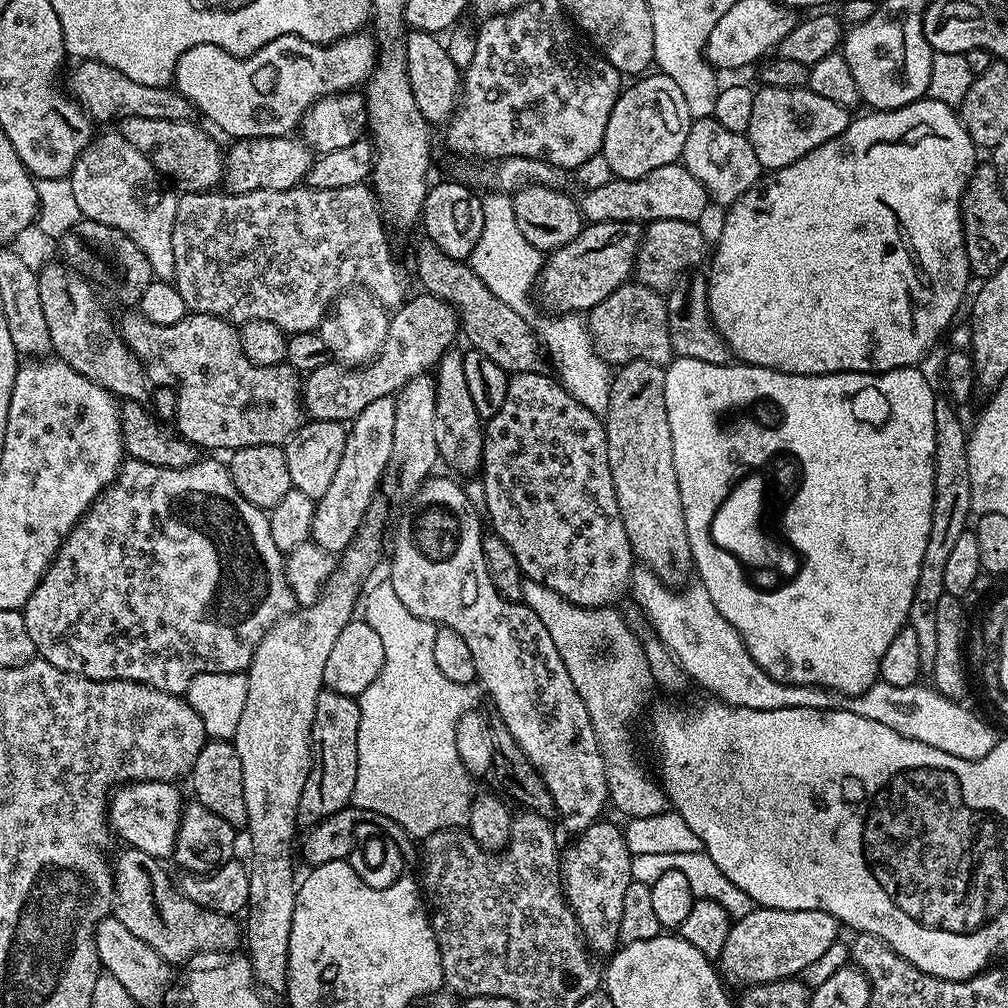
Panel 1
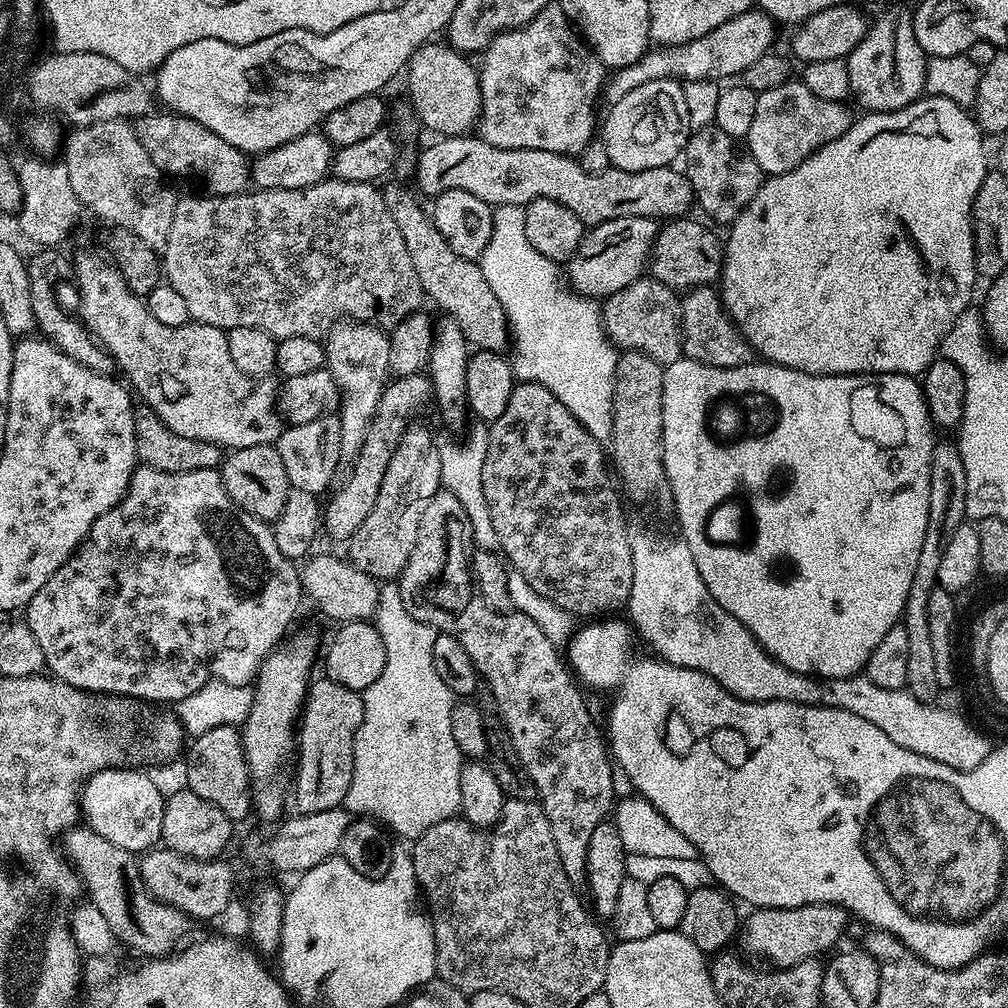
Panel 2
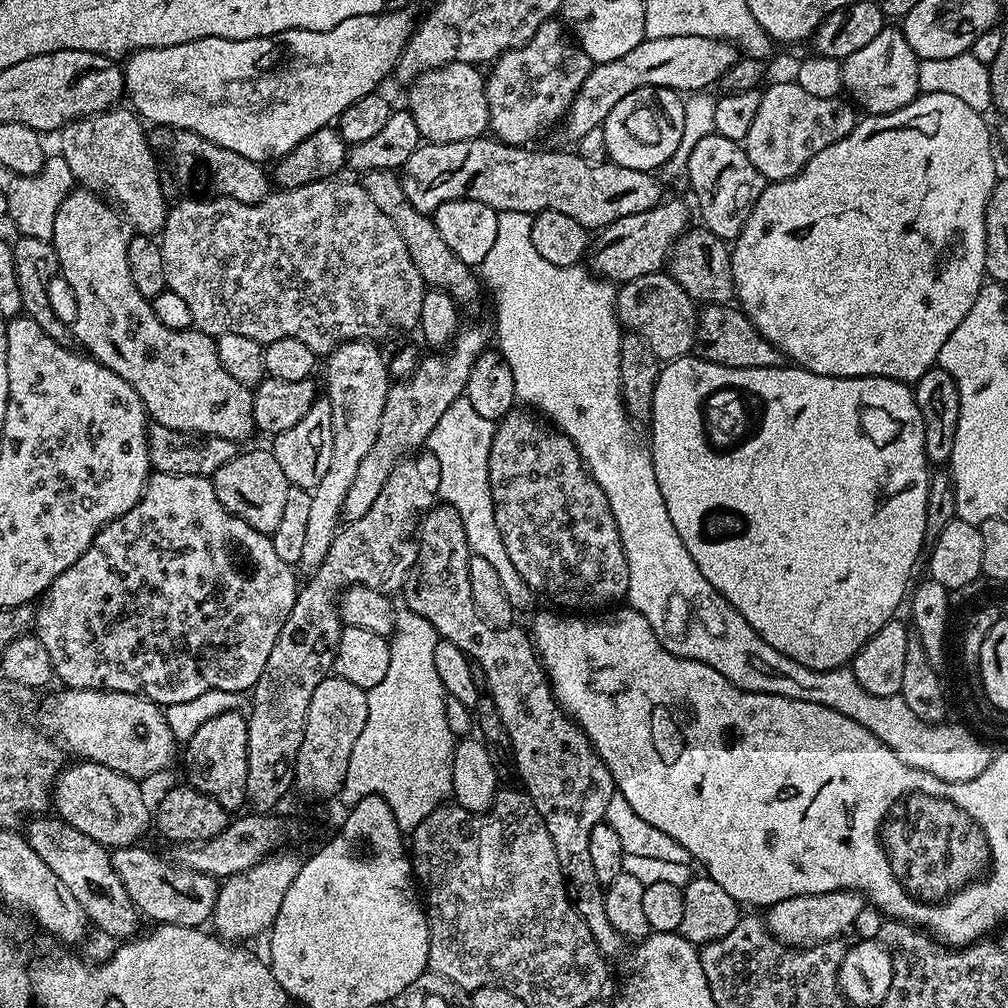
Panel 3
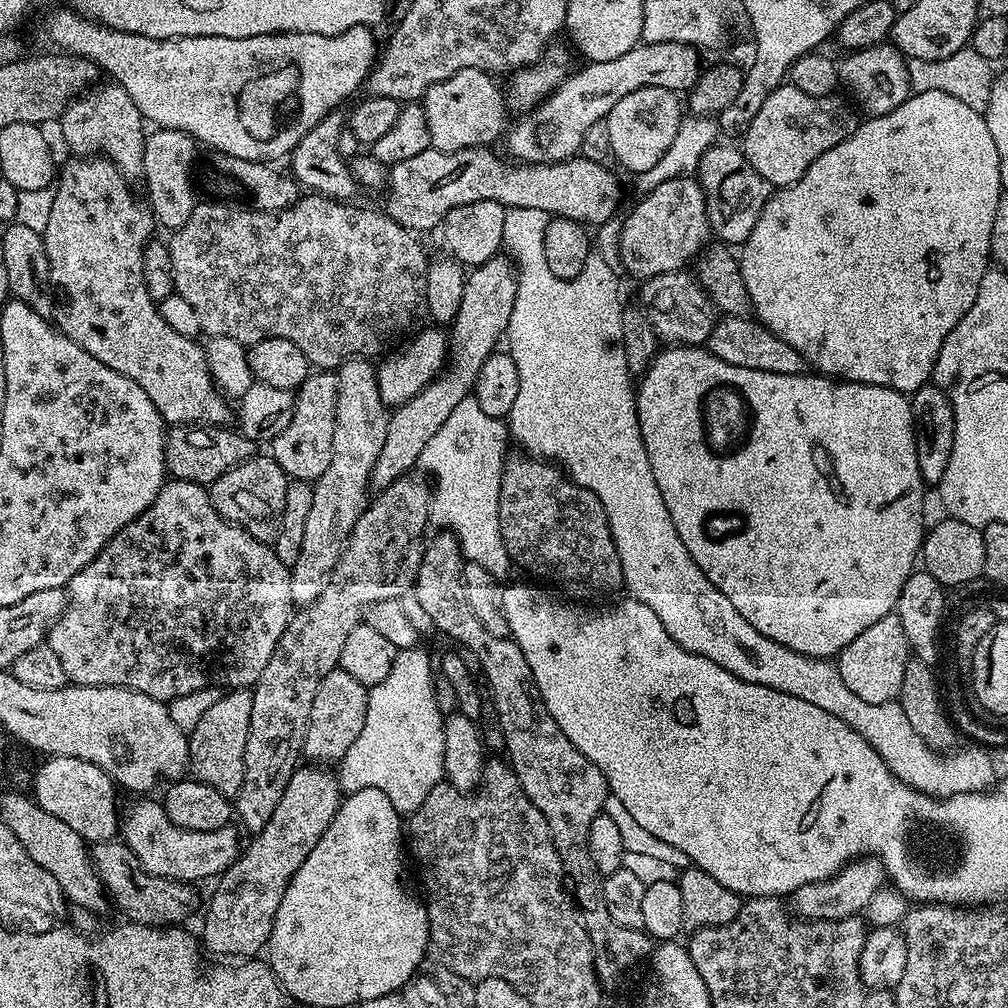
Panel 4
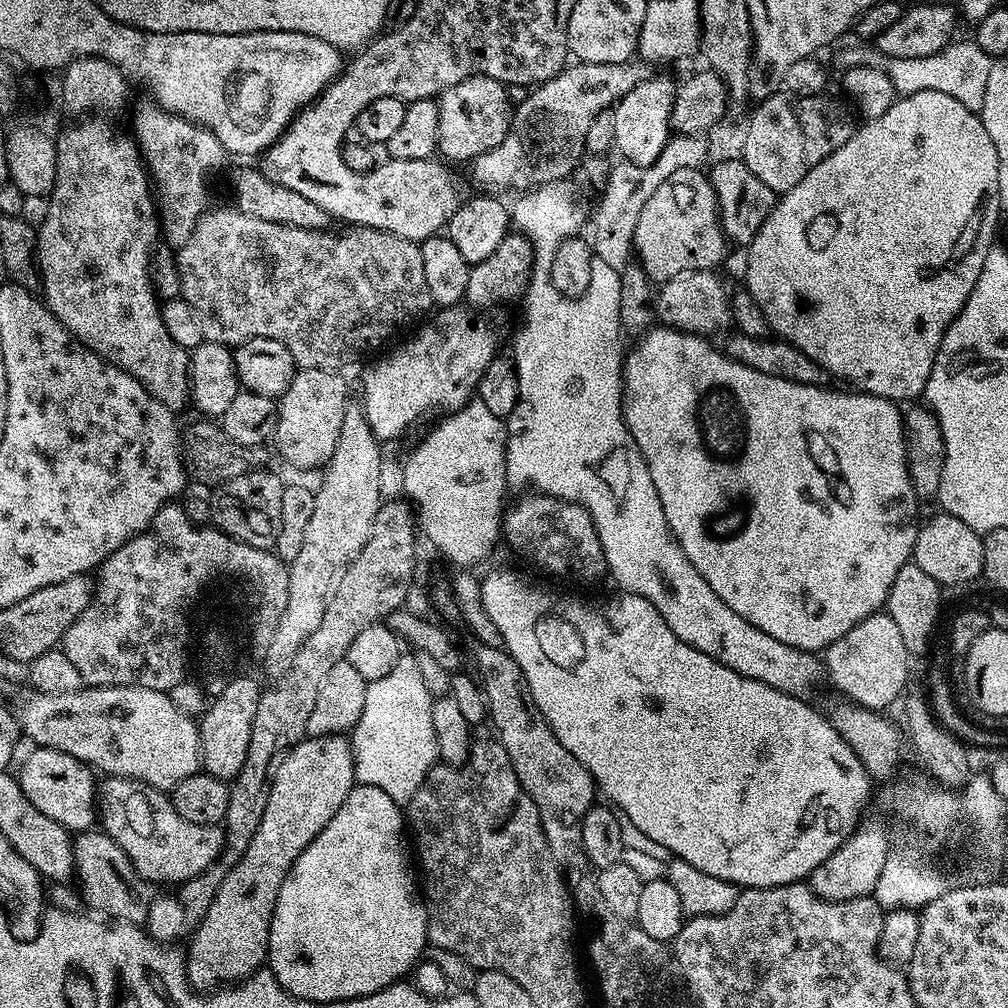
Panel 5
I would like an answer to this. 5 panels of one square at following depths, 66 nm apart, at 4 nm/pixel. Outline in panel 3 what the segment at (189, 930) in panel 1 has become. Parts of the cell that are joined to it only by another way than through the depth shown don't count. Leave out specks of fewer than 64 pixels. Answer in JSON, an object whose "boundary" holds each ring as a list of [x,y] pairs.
{"boundary":[[[52,814],[37,815],[27,824],[26,837],[30,846],[50,866],[50,870],[62,878],[63,885],[82,904],[89,921],[97,929],[117,938],[132,938],[141,931],[141,912],[130,898],[122,878],[118,878],[109,849]]]}

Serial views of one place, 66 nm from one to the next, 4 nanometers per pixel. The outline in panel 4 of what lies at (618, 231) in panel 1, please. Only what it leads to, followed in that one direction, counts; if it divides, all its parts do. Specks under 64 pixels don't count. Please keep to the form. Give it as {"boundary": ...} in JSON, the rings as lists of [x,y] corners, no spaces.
{"boundary":[[[691,175],[670,178],[639,197],[636,209],[620,226],[620,263],[632,276],[647,278],[687,269],[709,243],[704,192]]]}

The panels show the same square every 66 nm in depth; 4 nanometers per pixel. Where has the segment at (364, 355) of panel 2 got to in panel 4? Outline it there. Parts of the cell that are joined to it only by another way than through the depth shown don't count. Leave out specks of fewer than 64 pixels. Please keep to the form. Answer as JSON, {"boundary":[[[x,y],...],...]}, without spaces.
{"boundary":[[[368,358],[346,360],[335,373],[335,378],[338,402],[334,418],[334,442],[330,446],[330,466],[326,466],[326,474],[319,476],[312,484],[314,502],[306,517],[302,550],[298,553],[298,562],[290,566],[290,590],[292,603],[296,606],[314,603],[325,591],[326,581],[336,568],[348,535],[365,510],[374,462],[378,462],[382,442],[386,442],[390,412],[380,397],[373,361]]]}

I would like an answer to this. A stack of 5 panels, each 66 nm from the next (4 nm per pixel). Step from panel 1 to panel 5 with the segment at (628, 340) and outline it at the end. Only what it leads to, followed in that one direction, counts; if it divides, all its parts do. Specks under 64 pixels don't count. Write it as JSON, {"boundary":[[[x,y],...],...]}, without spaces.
{"boundary":[[[690,270],[686,274],[678,274],[665,284],[659,285],[654,292],[654,316],[661,325],[674,328],[677,332],[693,332],[695,336],[715,337],[715,332],[729,331],[728,323],[733,323],[730,288],[724,285],[721,273],[716,270]]]}

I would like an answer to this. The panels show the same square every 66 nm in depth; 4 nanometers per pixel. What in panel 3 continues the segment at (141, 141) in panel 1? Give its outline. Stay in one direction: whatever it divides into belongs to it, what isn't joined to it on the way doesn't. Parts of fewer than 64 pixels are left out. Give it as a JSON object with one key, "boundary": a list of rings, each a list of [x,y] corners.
{"boundary":[[[165,126],[151,129],[150,143],[153,149],[172,148],[172,156],[176,159],[176,172],[184,184],[192,184],[196,180],[196,171],[200,168],[200,180],[209,188],[213,197],[229,196],[247,204],[257,204],[265,200],[270,191],[270,176],[263,172],[261,165],[250,158],[242,158],[242,154],[234,154],[234,150],[226,150],[226,146],[218,146],[211,140],[202,138],[197,132],[179,133],[180,141],[176,144],[177,133]]]}

